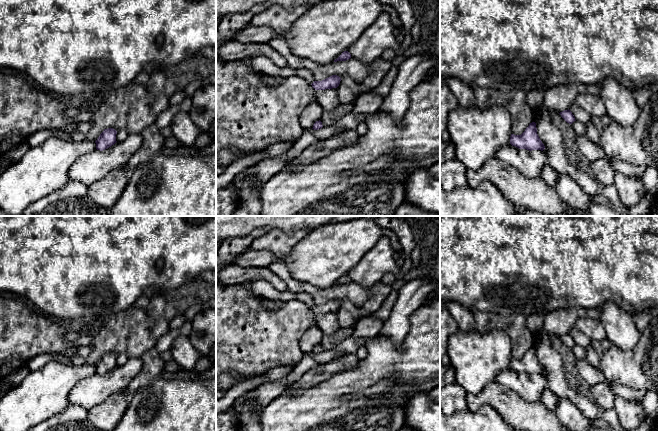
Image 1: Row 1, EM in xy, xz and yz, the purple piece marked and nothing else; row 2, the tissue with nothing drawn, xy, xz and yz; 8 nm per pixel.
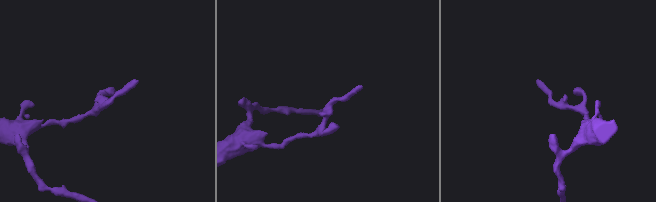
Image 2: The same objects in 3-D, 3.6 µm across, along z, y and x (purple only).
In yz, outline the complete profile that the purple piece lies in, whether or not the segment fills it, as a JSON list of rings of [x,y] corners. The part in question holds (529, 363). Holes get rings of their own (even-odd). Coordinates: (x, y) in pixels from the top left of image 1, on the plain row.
[[[532,346],[525,353],[525,355],[521,359],[511,358],[510,360],[510,368],[519,373],[526,373],[529,375],[532,374],[541,374],[545,373],[544,368],[540,364],[537,358],[536,347]]]

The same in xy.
[[[113,352],[104,353],[104,355],[100,358],[98,363],[95,365],[96,373],[103,375],[112,369],[114,369],[116,365],[117,355]]]

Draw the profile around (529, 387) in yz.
[[[512,369],[500,371],[496,377],[496,382],[511,389],[529,402],[541,400],[543,392],[548,388],[544,375],[529,375]]]

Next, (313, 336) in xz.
[[[316,325],[309,328],[302,336],[299,346],[304,354],[311,354],[316,345],[319,345],[323,337],[322,330]]]

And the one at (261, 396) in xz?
[[[305,354],[294,366],[292,373],[284,379],[275,382],[266,382],[251,391],[251,399],[248,404],[251,407],[266,407],[272,400],[280,396],[287,388],[298,382],[302,376],[311,369],[318,367],[311,354]]]

